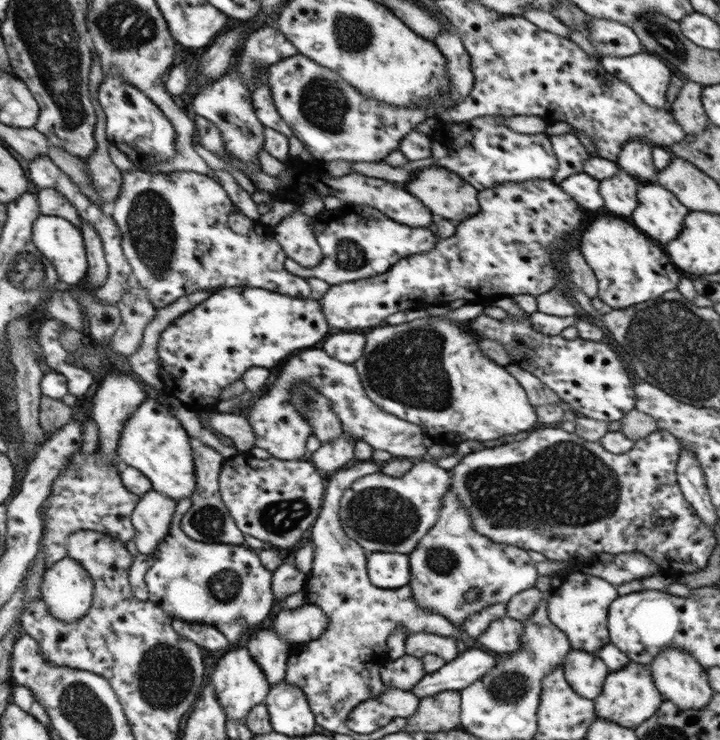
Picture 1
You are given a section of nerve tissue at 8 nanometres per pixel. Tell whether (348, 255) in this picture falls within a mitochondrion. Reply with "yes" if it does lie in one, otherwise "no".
yes

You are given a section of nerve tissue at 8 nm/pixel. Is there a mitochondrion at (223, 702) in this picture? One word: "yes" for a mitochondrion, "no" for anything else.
no

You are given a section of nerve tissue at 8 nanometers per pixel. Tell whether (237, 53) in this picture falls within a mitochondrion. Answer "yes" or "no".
no

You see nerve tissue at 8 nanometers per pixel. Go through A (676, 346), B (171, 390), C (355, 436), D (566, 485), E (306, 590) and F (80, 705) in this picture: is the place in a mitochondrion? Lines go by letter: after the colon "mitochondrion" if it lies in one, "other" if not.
A: mitochondrion
B: other
C: other
D: mitochondrion
E: other
F: mitochondrion

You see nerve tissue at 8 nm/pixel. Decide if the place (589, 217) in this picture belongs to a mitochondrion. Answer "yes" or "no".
no

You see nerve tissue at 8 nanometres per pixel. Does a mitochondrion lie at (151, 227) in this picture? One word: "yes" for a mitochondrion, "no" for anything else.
yes

